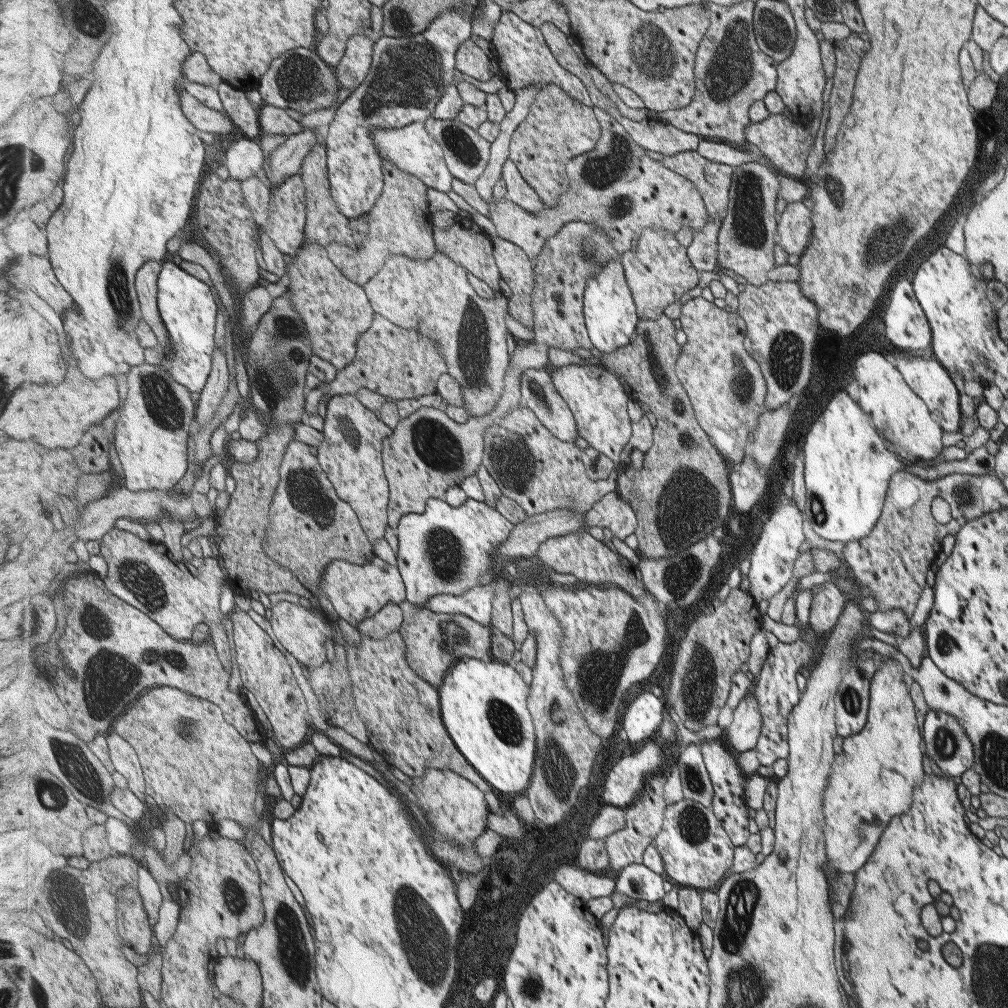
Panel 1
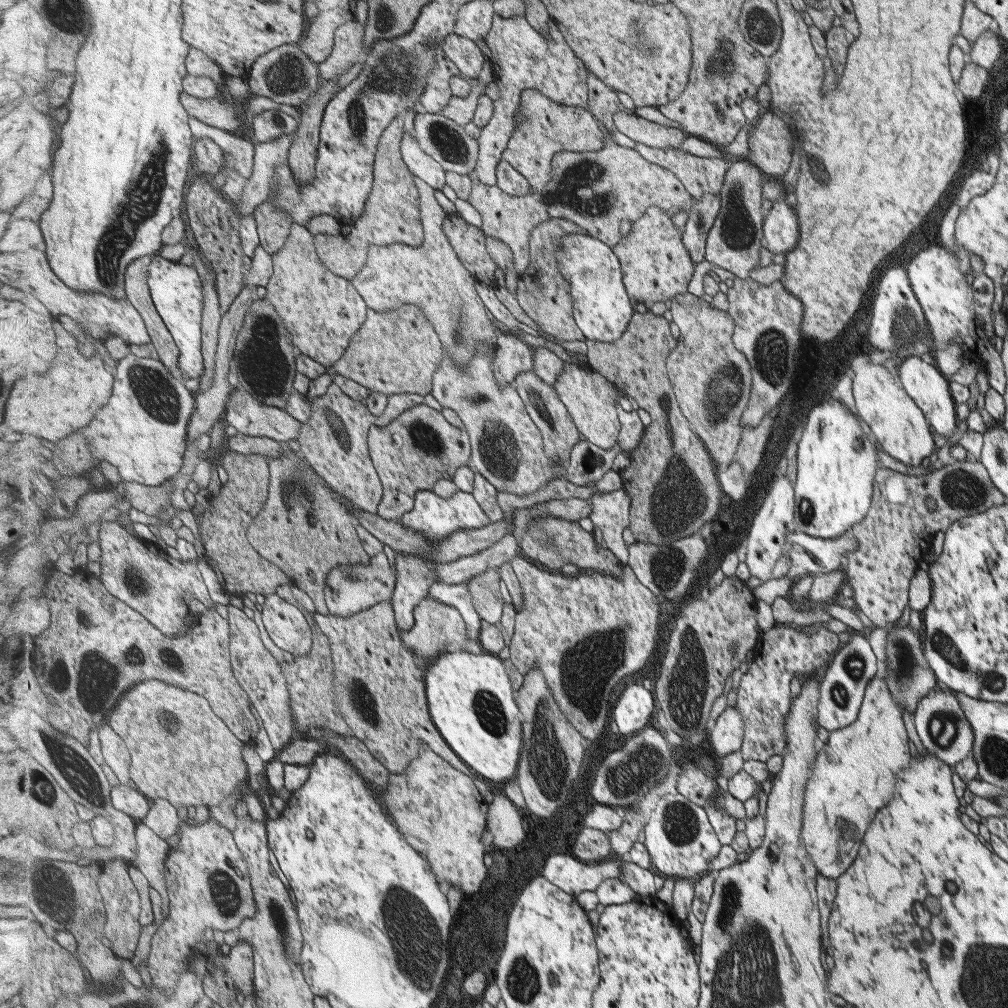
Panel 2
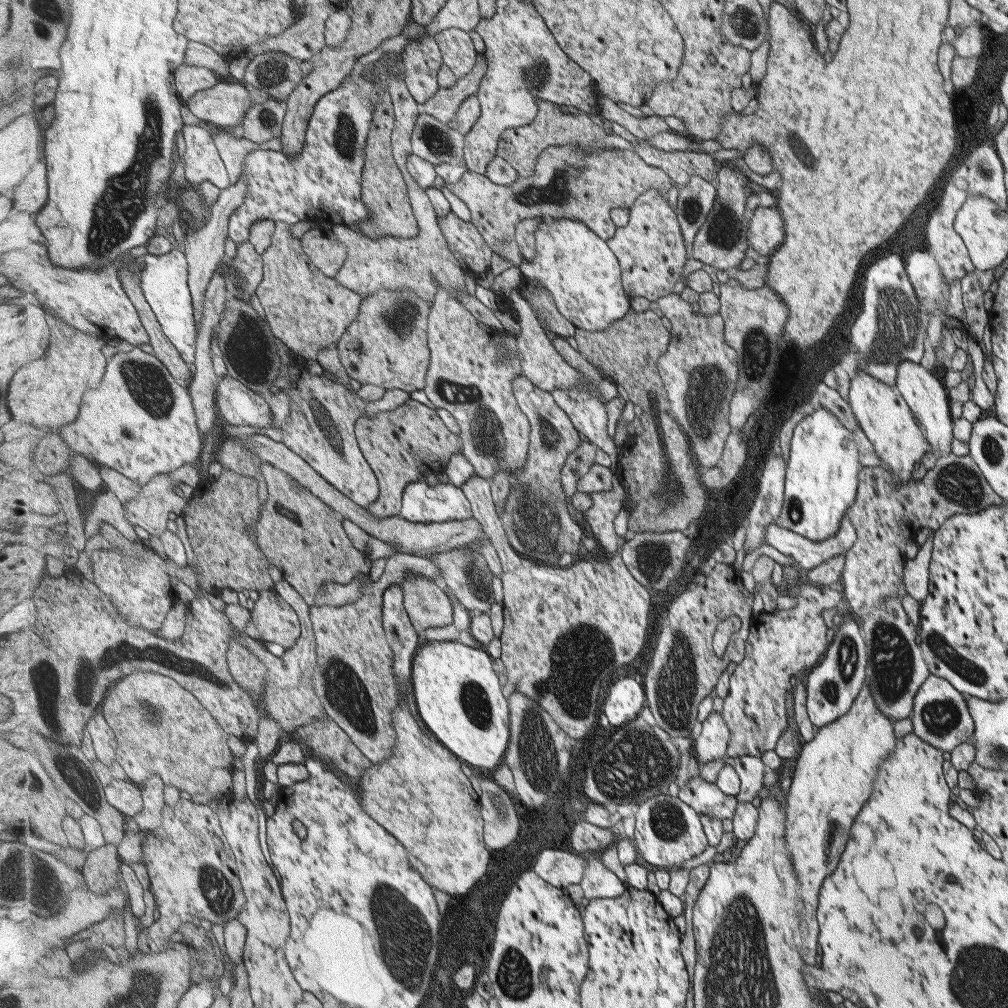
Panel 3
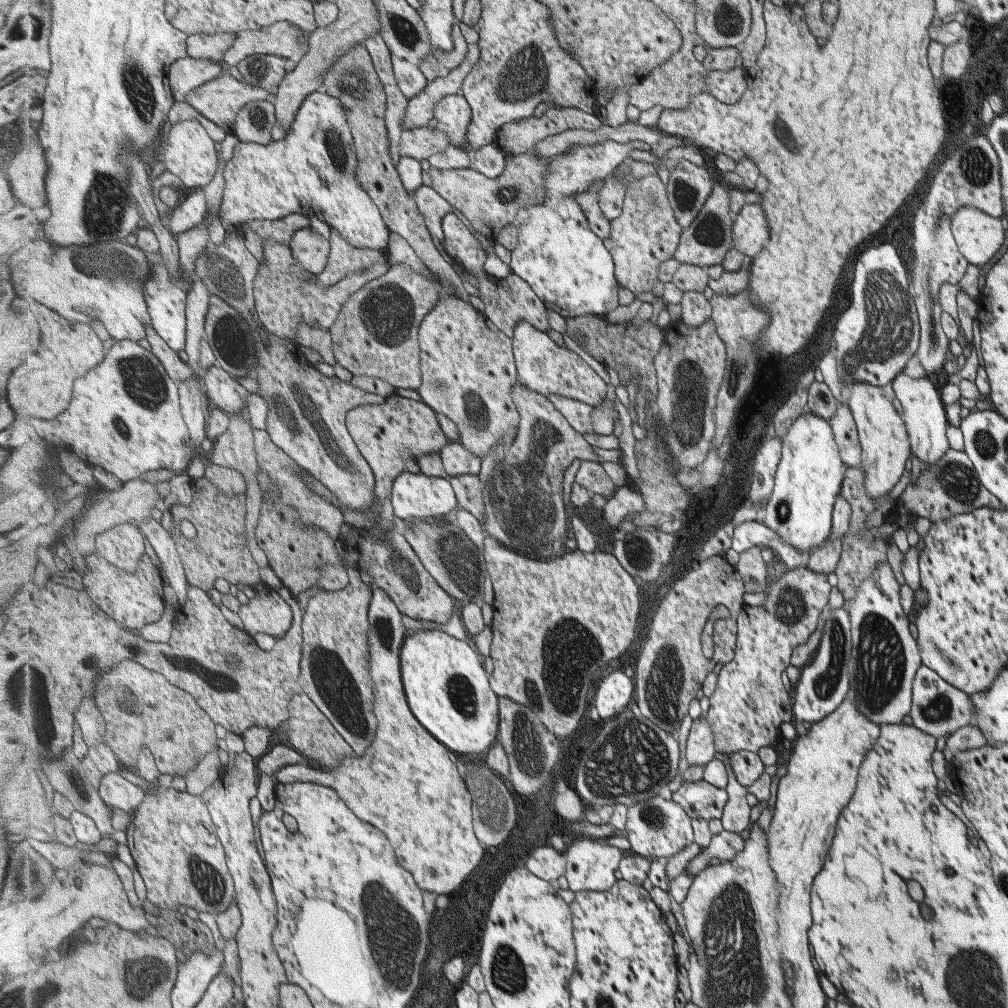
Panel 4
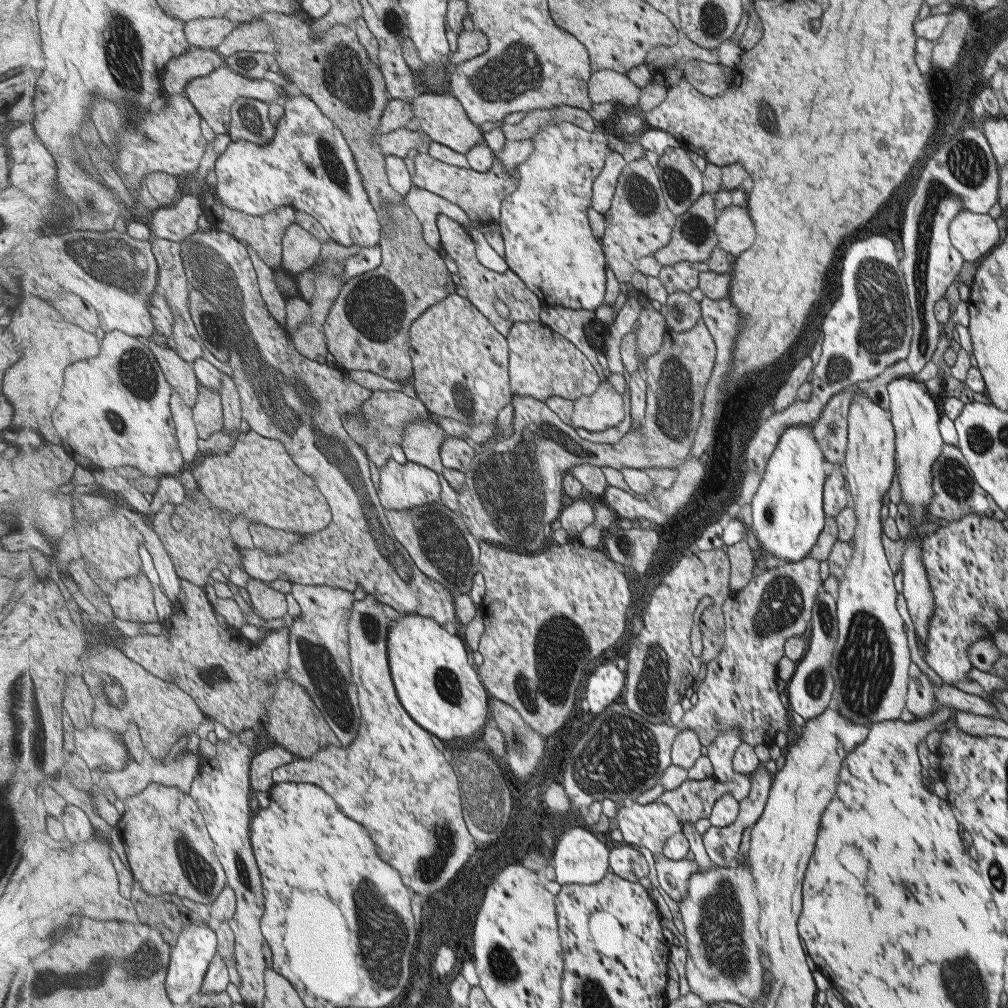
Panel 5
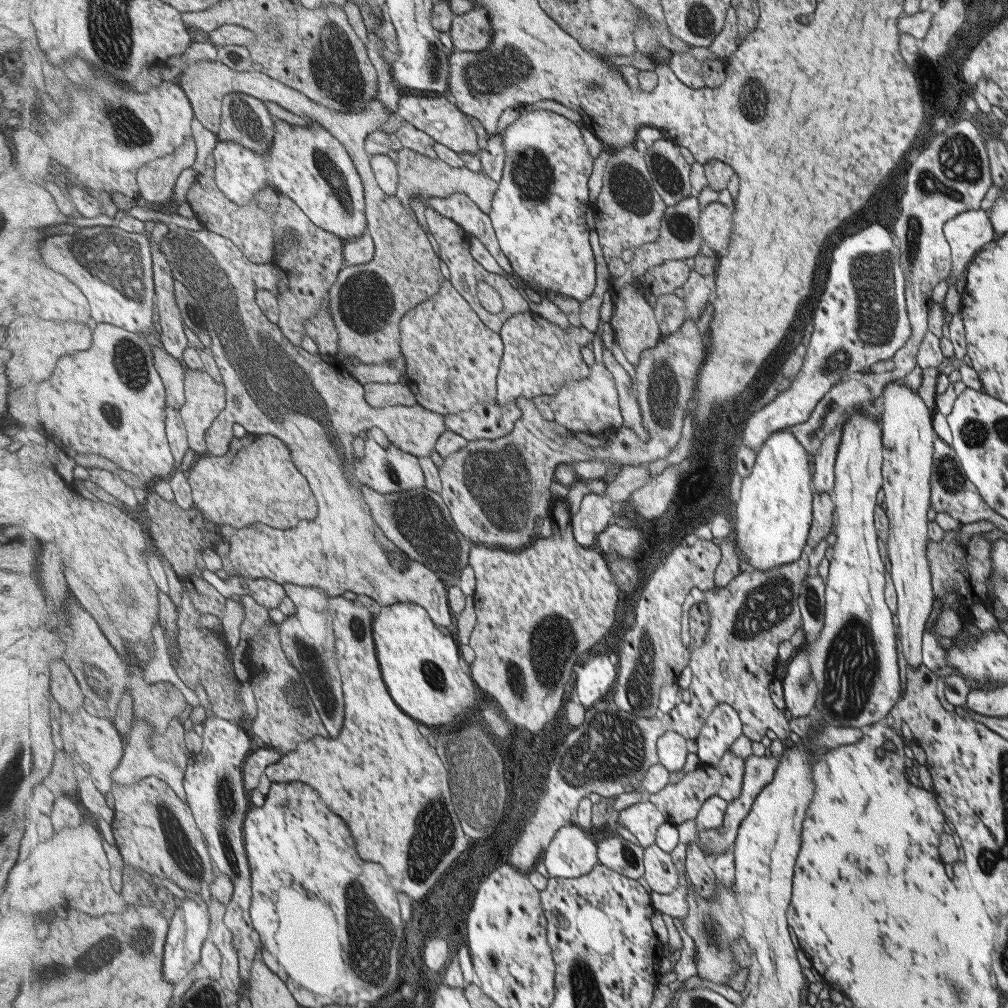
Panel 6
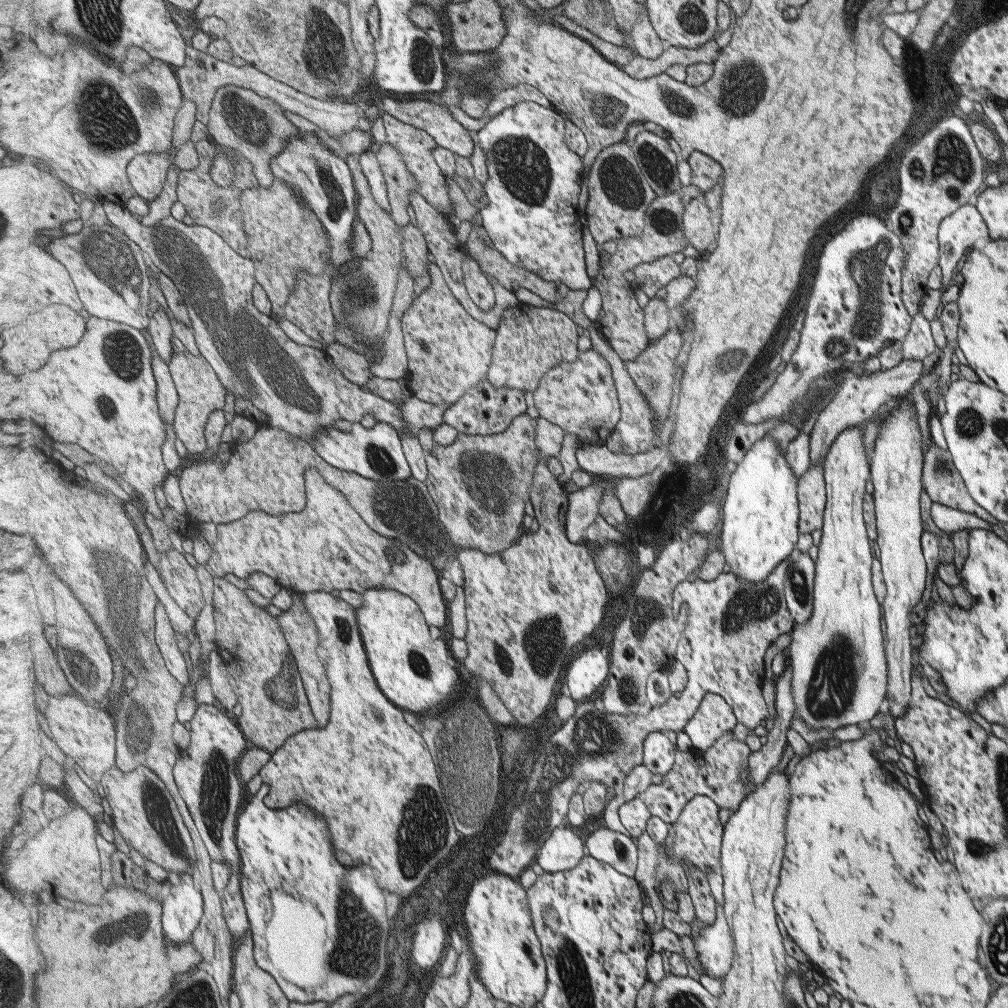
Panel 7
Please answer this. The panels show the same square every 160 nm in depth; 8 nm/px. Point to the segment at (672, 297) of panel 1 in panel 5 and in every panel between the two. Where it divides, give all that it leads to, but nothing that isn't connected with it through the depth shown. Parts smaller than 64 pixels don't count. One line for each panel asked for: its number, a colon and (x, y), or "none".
2: (656, 266)
3: (652, 251)
4: (647, 233)
5: (639, 223)

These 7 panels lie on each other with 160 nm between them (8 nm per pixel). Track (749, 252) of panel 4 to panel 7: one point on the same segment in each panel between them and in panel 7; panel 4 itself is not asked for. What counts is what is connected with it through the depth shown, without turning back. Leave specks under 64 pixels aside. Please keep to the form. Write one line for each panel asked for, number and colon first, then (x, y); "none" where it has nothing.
5: (733, 227)
6: (714, 222)
7: (700, 227)

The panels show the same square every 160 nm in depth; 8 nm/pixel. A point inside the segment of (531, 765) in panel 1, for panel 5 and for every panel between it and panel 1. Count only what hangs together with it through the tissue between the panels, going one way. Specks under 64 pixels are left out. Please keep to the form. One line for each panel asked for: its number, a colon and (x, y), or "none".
2: (472, 701)
3: (459, 695)
4: (447, 684)
5: (438, 682)

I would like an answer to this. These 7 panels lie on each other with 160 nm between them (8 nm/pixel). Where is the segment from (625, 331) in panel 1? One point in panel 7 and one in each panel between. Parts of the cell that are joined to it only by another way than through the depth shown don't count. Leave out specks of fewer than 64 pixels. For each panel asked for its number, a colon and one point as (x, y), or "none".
2: (603, 308)
3: (578, 266)
4: (569, 266)
5: (550, 243)
6: (539, 211)
7: (531, 218)

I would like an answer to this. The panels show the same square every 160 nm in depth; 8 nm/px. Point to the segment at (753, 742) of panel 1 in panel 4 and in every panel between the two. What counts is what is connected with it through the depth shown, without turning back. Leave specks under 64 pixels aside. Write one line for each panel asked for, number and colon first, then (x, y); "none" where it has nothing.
2: (725, 737)
3: (711, 743)
4: (700, 749)

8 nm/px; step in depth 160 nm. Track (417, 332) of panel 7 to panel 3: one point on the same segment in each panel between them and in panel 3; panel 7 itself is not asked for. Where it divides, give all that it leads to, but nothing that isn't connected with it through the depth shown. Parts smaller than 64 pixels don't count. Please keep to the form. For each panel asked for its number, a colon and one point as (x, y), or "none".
3: (471, 374)
4: (469, 370)
5: (462, 362)
6: (454, 358)

